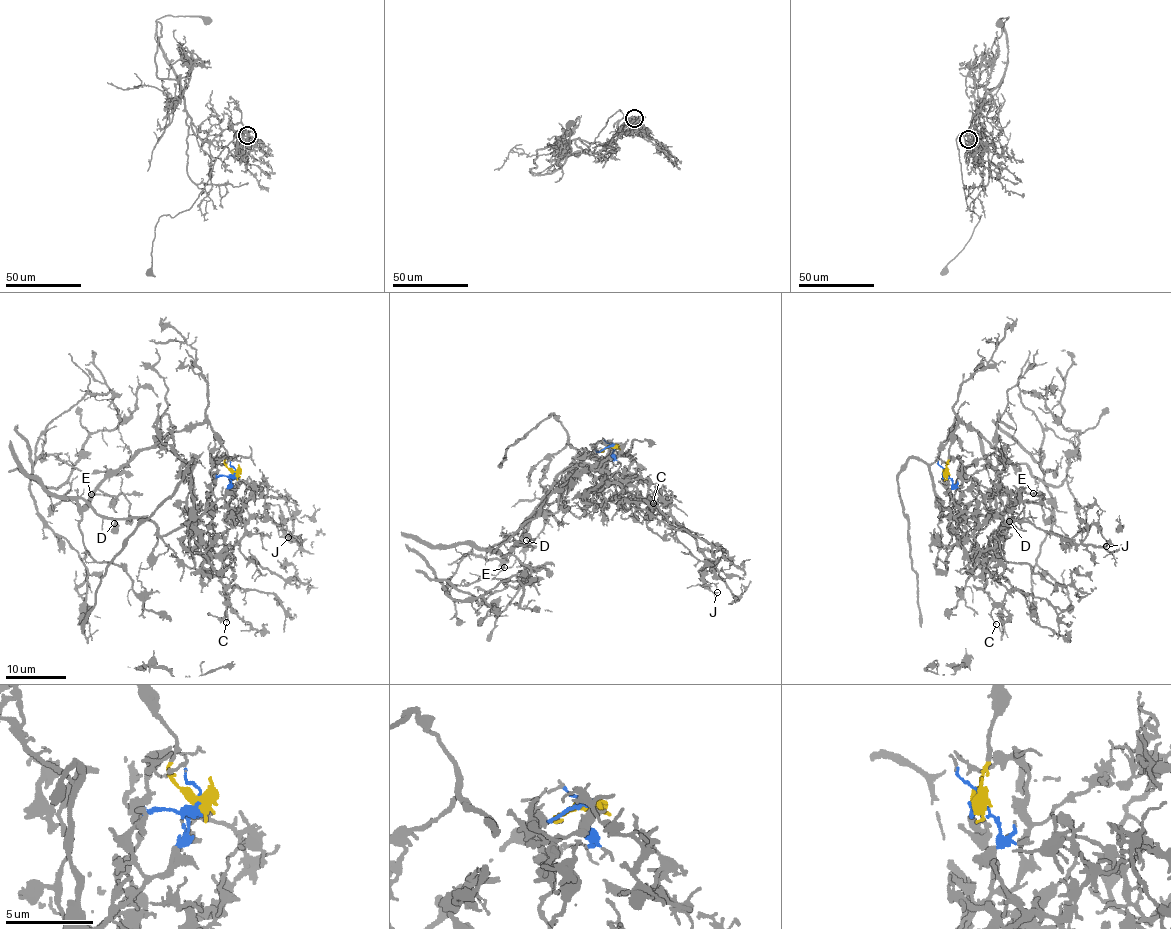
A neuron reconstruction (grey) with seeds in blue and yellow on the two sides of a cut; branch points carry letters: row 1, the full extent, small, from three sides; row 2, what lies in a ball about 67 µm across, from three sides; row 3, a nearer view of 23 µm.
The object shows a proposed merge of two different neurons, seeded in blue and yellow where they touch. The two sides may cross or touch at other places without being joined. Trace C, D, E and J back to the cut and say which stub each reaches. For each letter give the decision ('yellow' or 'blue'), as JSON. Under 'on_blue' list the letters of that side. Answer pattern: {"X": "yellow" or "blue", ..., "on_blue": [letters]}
{"C": "blue", "D": "yellow", "E": "yellow", "J": "blue", "on_blue": ["C", "J"]}

